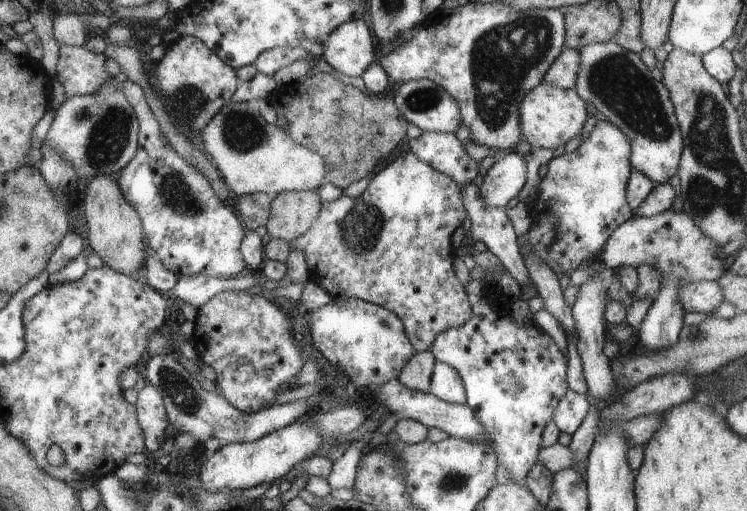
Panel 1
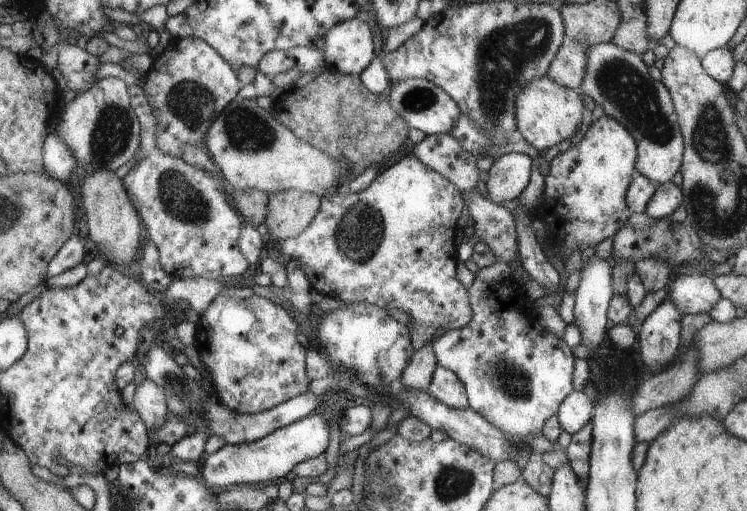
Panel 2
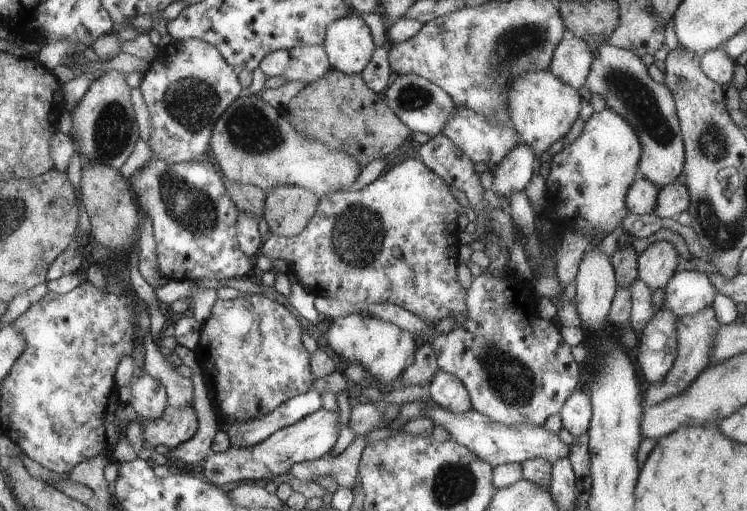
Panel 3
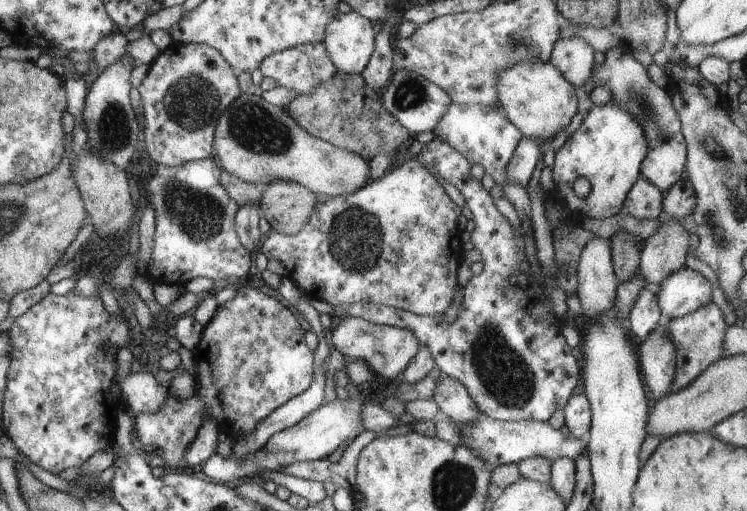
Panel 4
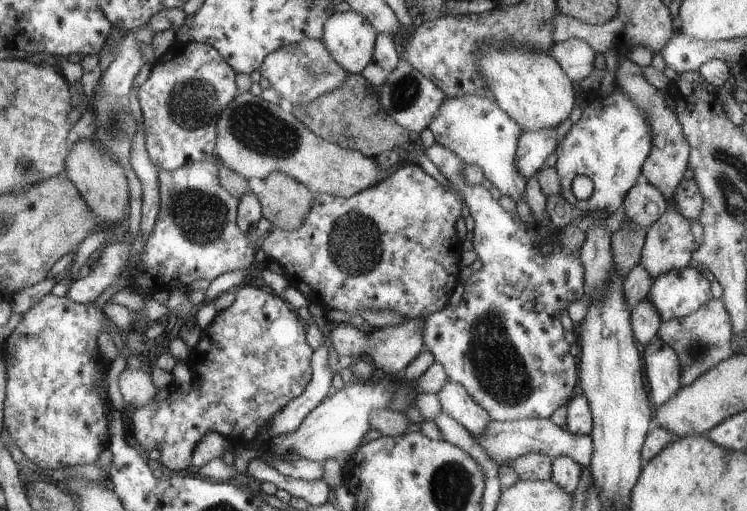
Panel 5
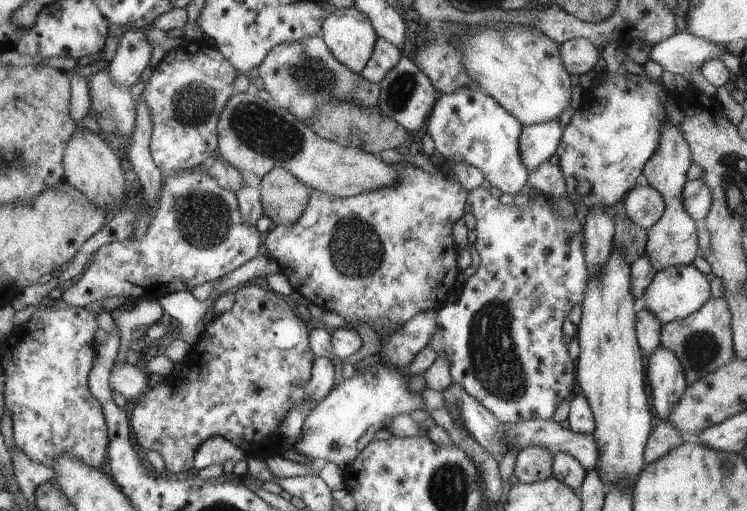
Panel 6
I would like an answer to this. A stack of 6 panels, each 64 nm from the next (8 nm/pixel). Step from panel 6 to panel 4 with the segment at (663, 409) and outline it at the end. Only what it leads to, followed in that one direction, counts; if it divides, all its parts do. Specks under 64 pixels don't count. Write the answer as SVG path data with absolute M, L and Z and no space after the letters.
M663 319L637 349L646 384L650 385L655 400L672 392L673 380L676 376L677 347L668 334L669 328Z

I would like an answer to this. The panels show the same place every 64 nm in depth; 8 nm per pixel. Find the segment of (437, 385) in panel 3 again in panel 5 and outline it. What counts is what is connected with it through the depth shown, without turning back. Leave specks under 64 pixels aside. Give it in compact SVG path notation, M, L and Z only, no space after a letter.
M448 381L435 395L439 398L442 412L469 430L474 438L485 433L487 424L492 421L489 412L471 397L463 384Z

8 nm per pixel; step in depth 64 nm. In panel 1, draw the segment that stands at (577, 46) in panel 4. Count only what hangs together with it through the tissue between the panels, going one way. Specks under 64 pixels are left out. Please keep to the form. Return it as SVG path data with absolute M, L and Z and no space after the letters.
M568 48L549 68L543 84L559 89L574 89L580 63L580 52Z

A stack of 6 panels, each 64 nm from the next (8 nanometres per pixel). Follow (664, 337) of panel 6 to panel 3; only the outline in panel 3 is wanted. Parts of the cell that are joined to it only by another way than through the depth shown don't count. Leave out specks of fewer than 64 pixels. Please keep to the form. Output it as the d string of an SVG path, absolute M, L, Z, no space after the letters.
M713 308L698 311L696 314L685 314L678 318L676 321L676 336L678 337L676 362L669 370L669 374L665 376L663 383L647 384L647 392L643 396L642 404L648 404L653 407L686 391L694 382L694 379L697 379L698 375L710 364L711 346L713 345L716 331L721 326L720 322L716 320Z

